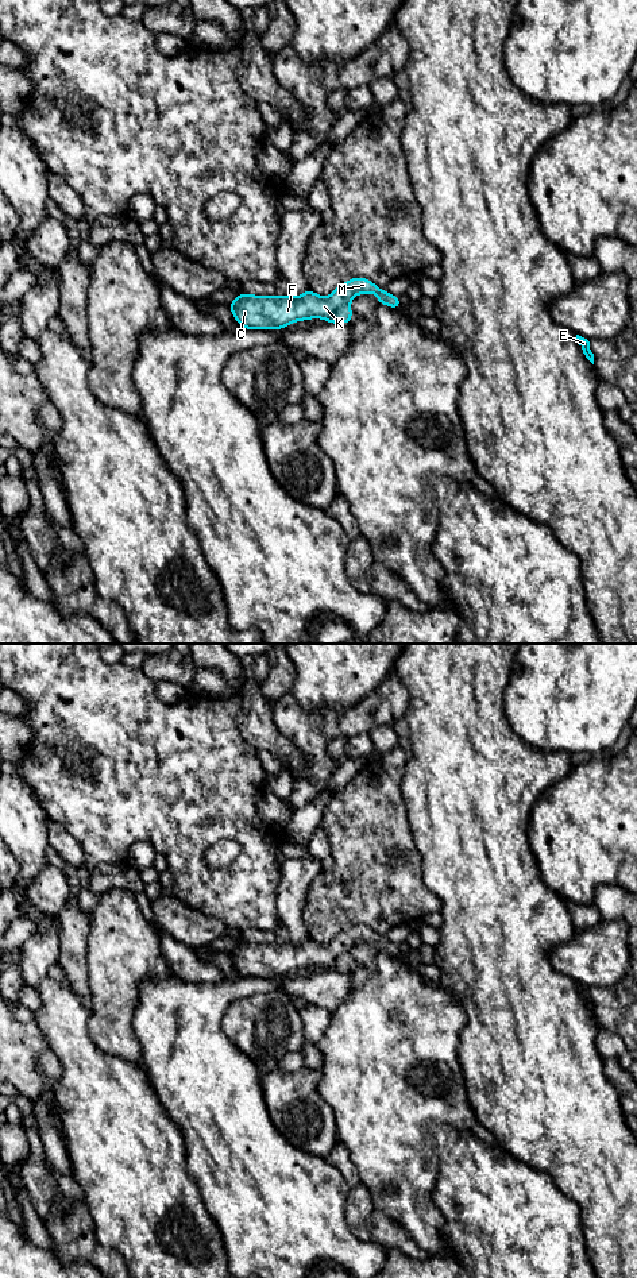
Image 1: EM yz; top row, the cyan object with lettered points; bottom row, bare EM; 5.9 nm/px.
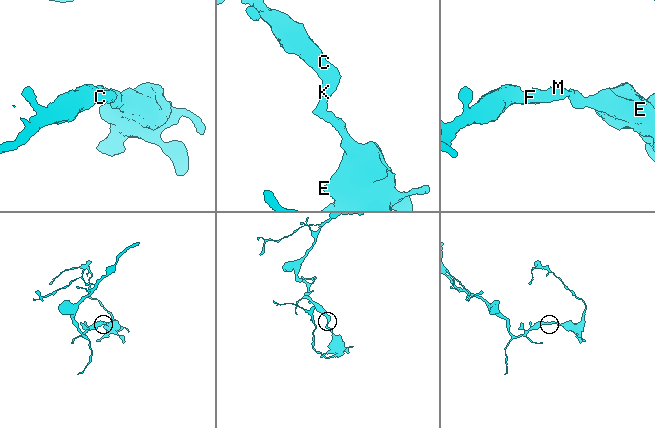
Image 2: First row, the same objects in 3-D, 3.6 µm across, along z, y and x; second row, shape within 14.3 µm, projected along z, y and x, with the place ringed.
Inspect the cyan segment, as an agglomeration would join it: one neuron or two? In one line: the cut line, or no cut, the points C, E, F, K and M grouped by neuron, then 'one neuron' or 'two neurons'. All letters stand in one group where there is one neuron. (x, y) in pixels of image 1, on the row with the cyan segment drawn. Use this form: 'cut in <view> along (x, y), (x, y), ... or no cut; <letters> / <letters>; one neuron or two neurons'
no cut; C E F K M; one neuron

